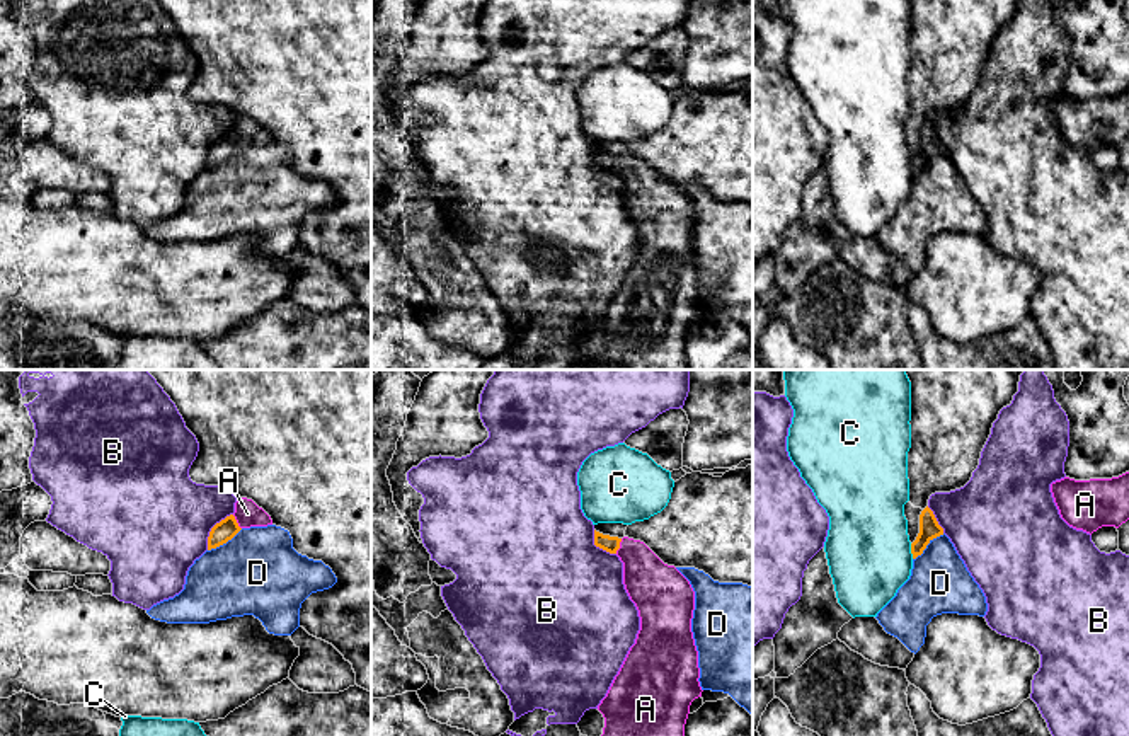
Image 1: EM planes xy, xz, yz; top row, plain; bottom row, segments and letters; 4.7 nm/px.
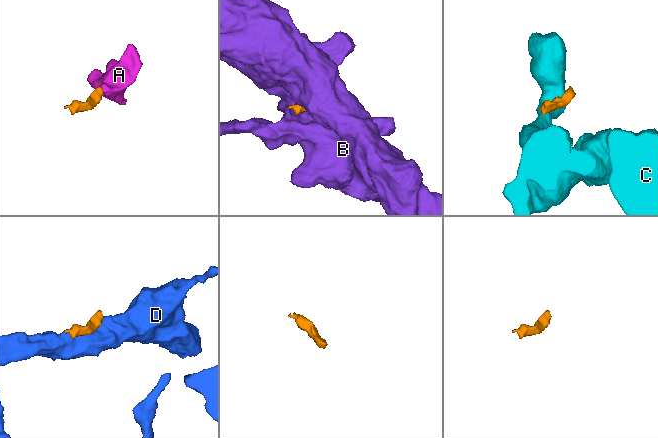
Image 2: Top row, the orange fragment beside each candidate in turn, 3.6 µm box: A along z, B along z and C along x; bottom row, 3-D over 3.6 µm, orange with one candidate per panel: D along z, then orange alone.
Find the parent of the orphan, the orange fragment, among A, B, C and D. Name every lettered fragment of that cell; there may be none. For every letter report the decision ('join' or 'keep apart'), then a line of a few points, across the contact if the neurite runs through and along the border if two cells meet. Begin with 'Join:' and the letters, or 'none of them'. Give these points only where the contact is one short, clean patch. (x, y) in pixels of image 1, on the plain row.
Join: A
A: join; line xz (610, 162), (618, 164), (642, 188), (653, 205)
B: keep apart
C: keep apart
D: keep apart

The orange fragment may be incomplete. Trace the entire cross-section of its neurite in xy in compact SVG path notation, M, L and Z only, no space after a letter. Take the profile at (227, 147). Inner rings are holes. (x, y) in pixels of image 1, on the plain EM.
M238 116L235 131L216 141L208 155L208 169L232 158L242 147L272 143L271 135L252 118Z

